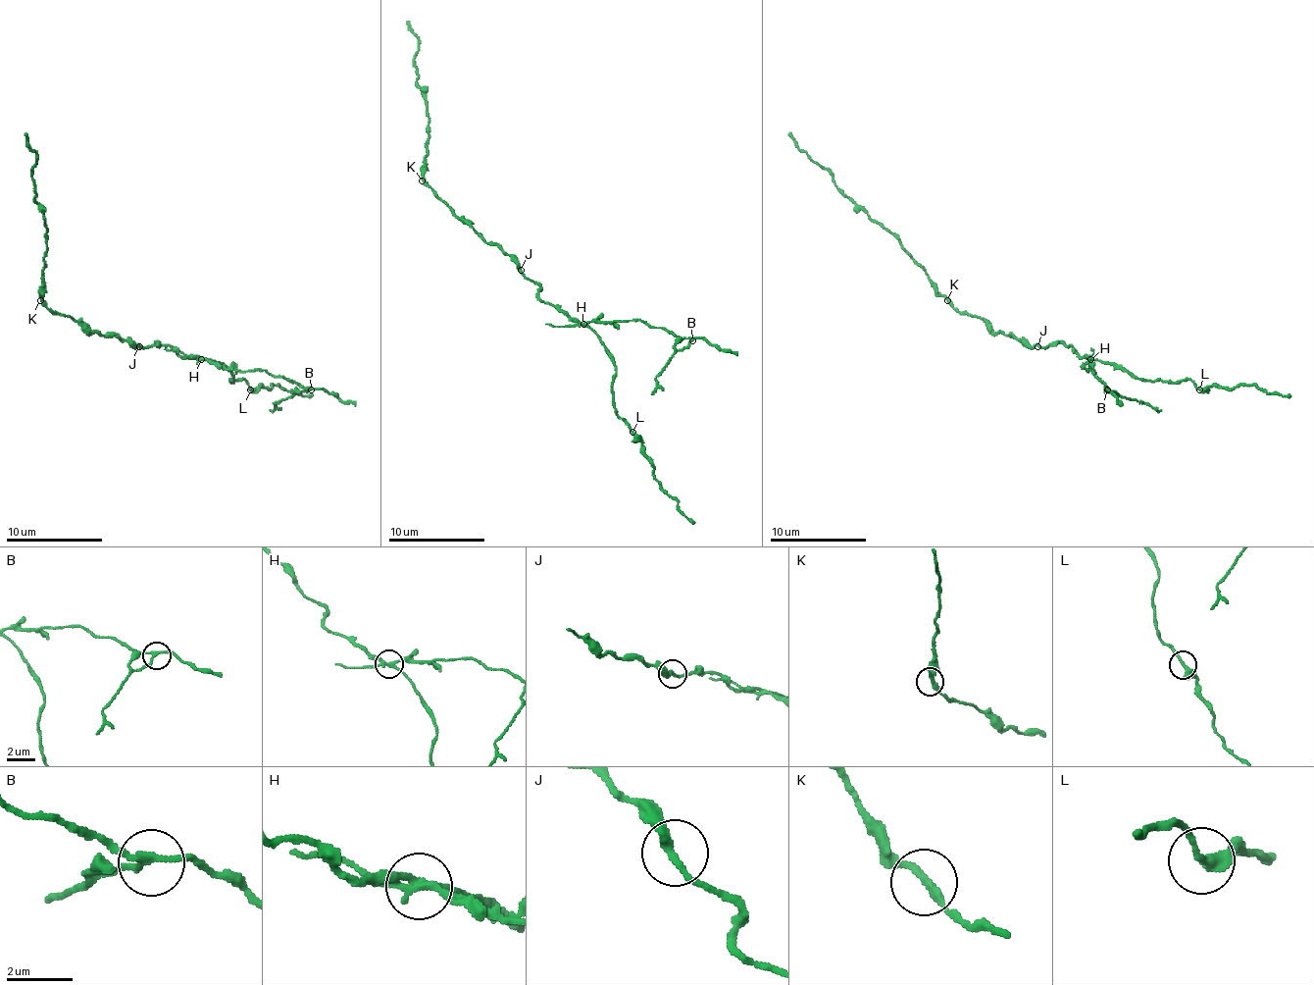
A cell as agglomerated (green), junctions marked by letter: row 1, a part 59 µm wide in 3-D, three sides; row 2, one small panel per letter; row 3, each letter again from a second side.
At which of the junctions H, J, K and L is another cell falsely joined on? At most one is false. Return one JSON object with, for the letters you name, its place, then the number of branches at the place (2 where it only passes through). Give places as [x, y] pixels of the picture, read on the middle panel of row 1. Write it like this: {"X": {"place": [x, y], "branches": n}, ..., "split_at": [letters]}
{"H": {"place": [583, 324], "branches": 4}, "split_at": ["H"]}

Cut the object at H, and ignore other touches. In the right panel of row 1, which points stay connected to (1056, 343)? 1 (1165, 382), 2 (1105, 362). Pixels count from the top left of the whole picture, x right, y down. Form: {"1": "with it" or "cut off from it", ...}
{"1": "with it", "2": "with it"}

